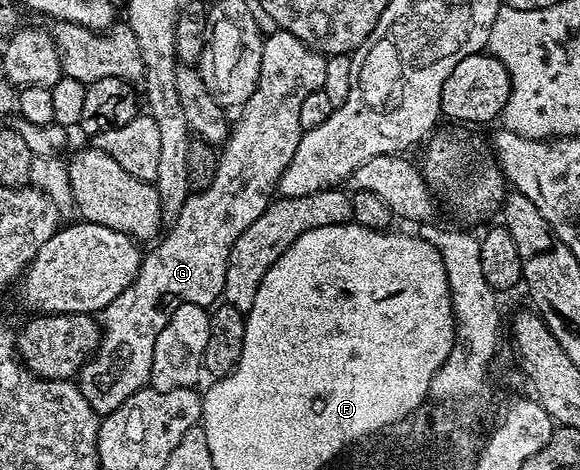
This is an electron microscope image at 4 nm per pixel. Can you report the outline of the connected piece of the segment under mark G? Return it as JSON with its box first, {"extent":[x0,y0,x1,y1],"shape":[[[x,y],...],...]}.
{"extent":[76,30,327,417],"shape":[[[271,30],[263,38],[262,49],[260,52],[260,81],[258,87],[252,93],[252,97],[248,97],[248,101],[242,104],[237,112],[238,120],[233,120],[230,135],[225,141],[224,150],[218,156],[218,168],[216,169],[216,177],[212,177],[212,185],[208,185],[208,189],[196,191],[190,194],[184,201],[182,207],[177,208],[174,224],[157,240],[156,245],[151,251],[147,250],[142,257],[142,264],[138,270],[138,275],[132,281],[132,285],[128,285],[128,289],[124,289],[124,293],[120,293],[120,297],[116,297],[116,301],[112,301],[102,312],[100,312],[100,338],[98,340],[98,348],[91,355],[90,360],[83,365],[81,371],[76,376],[76,382],[80,393],[84,395],[84,401],[88,401],[88,405],[92,405],[92,409],[97,411],[99,416],[105,417],[111,415],[120,405],[124,405],[124,401],[128,401],[128,397],[132,397],[132,393],[142,390],[150,381],[152,373],[152,349],[156,349],[156,337],[160,337],[160,329],[164,329],[164,325],[168,325],[168,321],[172,317],[172,313],[176,313],[176,309],[180,309],[180,305],[191,303],[192,305],[200,305],[209,308],[211,305],[217,304],[222,299],[222,290],[224,289],[224,273],[228,273],[228,257],[232,245],[236,245],[236,237],[240,237],[240,233],[244,233],[244,229],[248,229],[248,225],[252,225],[252,221],[256,221],[256,217],[260,217],[260,213],[264,213],[264,209],[269,207],[276,195],[276,188],[280,177],[284,173],[284,169],[288,169],[288,165],[292,161],[292,157],[296,153],[296,145],[300,145],[302,140],[302,126],[300,125],[300,105],[304,102],[304,97],[308,97],[308,93],[322,90],[324,85],[324,73],[326,72],[327,56],[321,55],[318,51],[312,50],[308,45],[304,45],[304,41],[300,41],[296,37],[292,37],[292,33],[287,31]]]}

